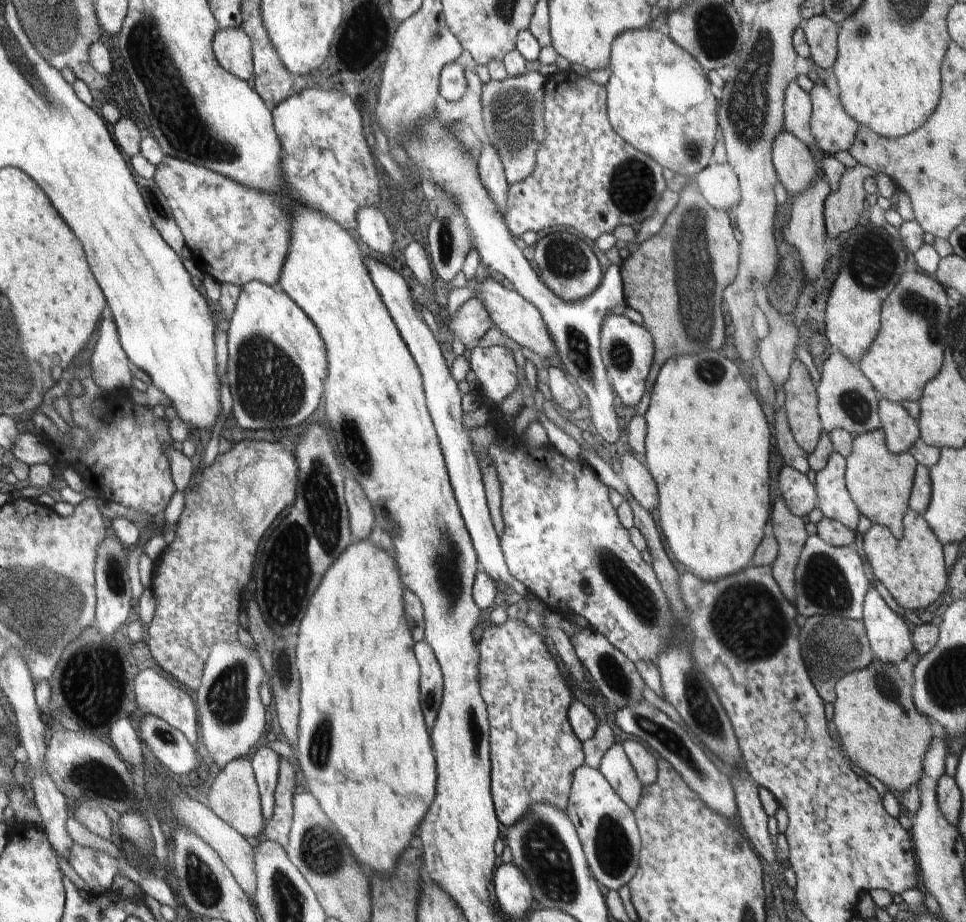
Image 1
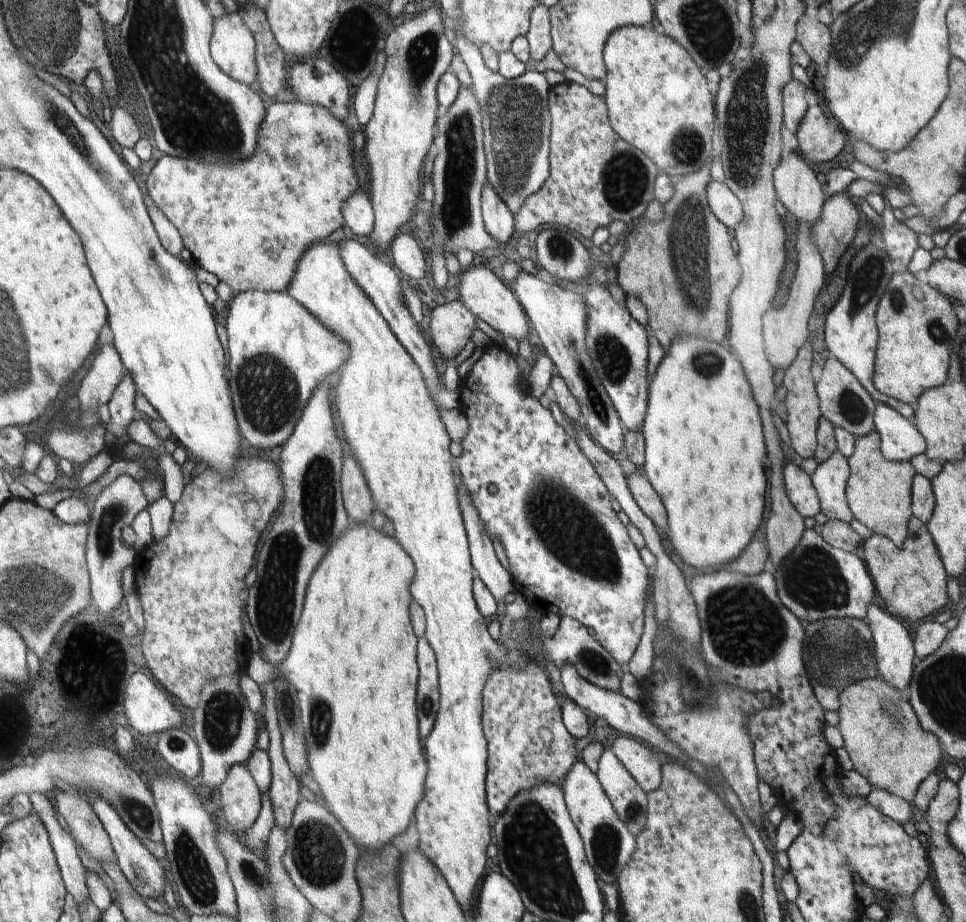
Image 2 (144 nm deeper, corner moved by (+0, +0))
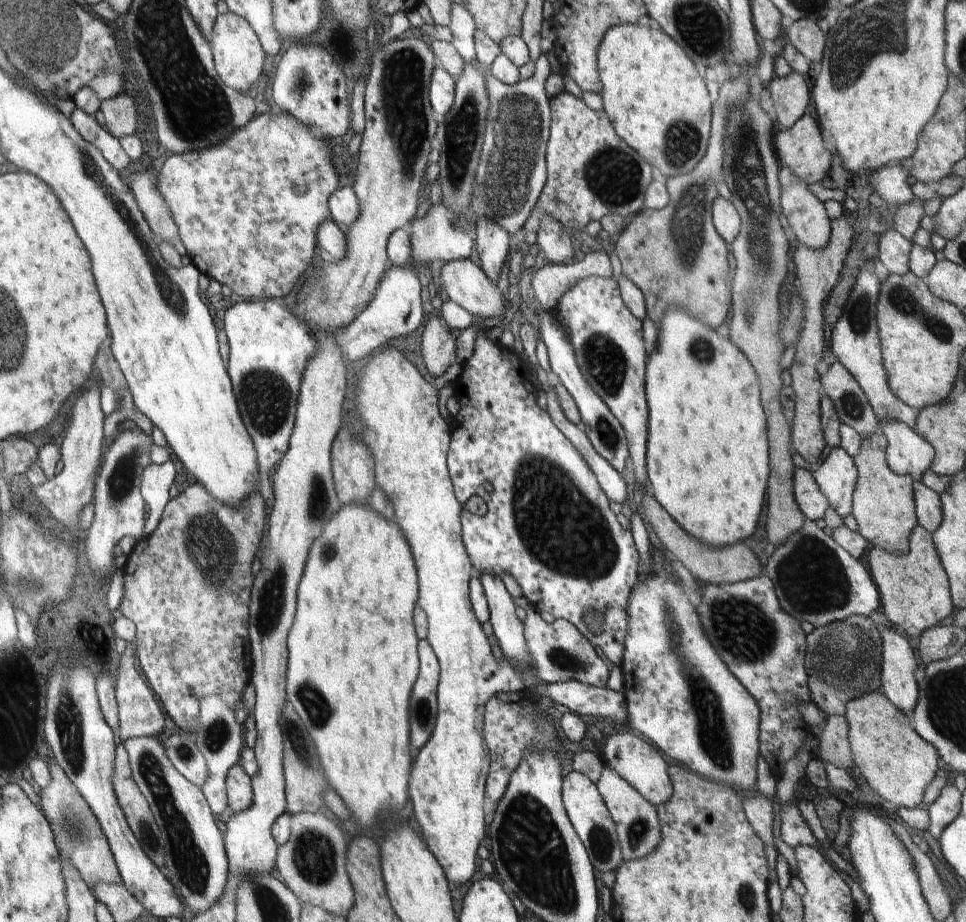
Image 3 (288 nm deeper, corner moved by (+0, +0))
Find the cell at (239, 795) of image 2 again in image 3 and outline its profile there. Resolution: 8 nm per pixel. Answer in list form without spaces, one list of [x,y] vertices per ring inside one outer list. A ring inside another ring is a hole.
[[[231,766],[225,776],[225,792],[227,792],[227,806],[237,814],[251,806],[253,790],[251,778],[243,772],[241,766]]]

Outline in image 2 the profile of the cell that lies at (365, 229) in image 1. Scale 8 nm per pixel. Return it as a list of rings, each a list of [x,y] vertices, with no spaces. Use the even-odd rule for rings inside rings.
[[[357,190],[351,196],[347,196],[341,204],[343,214],[343,226],[347,226],[357,236],[369,236],[373,232],[373,208],[369,198]]]

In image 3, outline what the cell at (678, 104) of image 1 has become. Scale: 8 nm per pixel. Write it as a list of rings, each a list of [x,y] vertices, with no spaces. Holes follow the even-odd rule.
[[[619,24],[609,28],[603,34],[603,40],[599,42],[597,48],[597,74],[601,80],[601,98],[603,98],[603,112],[607,114],[607,120],[611,122],[613,130],[617,132],[617,136],[631,146],[647,164],[651,164],[651,168],[657,168],[663,176],[667,178],[675,178],[675,176],[683,176],[693,172],[693,168],[697,166],[697,162],[705,156],[707,152],[707,144],[709,144],[709,134],[711,134],[711,104],[709,104],[709,96],[707,96],[707,88],[705,88],[705,78],[701,78],[695,70],[693,60],[677,46],[677,42],[673,38],[669,38],[663,30],[651,30],[651,28],[643,28],[639,24]]]

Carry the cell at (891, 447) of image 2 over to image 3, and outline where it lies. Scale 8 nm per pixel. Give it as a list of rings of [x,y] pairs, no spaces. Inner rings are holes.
[[[881,420],[881,432],[887,438],[885,460],[889,470],[897,476],[911,476],[913,482],[921,482],[935,460],[933,446],[901,422]]]

